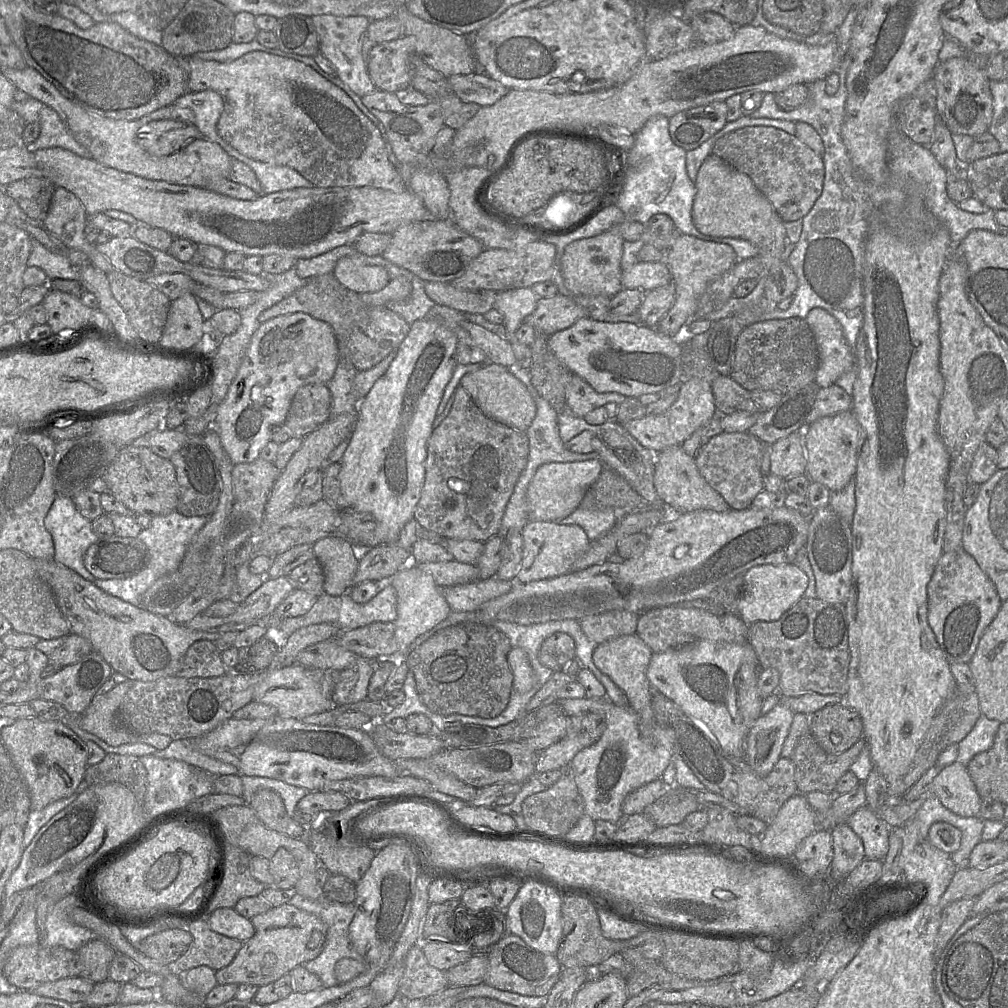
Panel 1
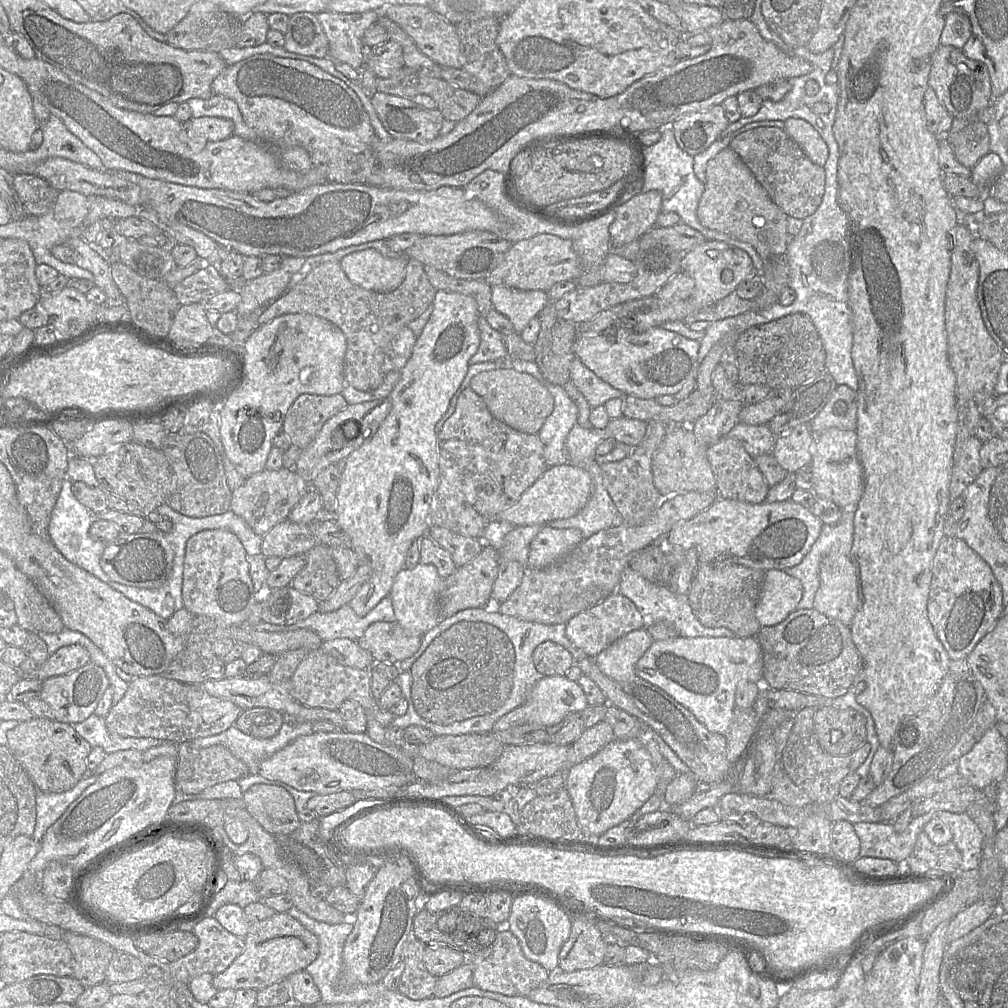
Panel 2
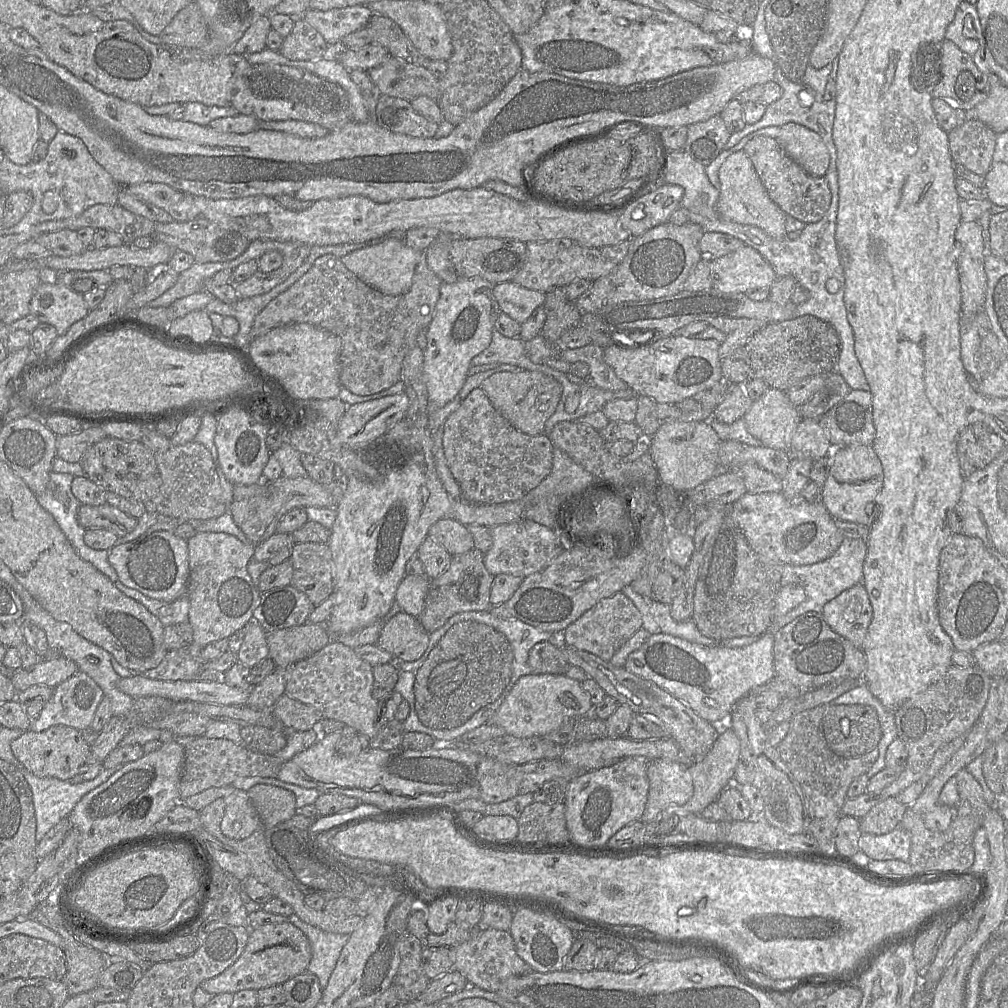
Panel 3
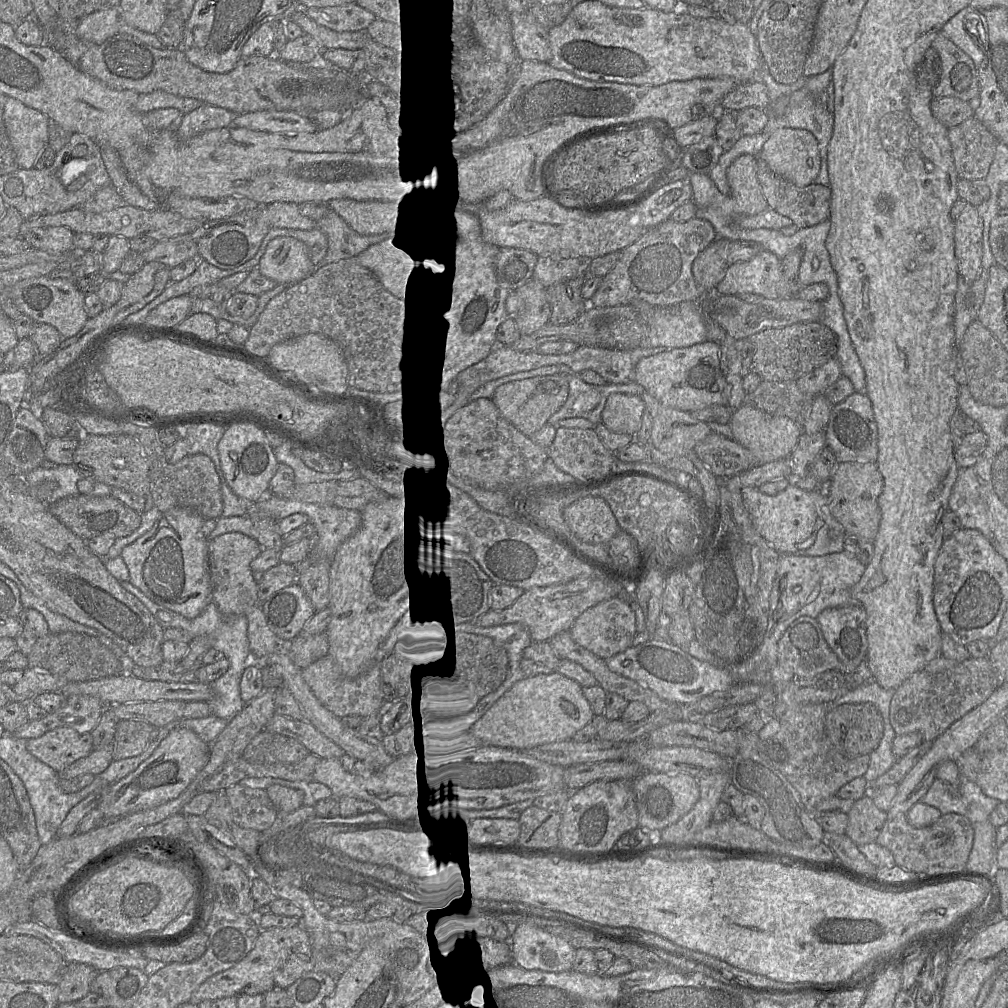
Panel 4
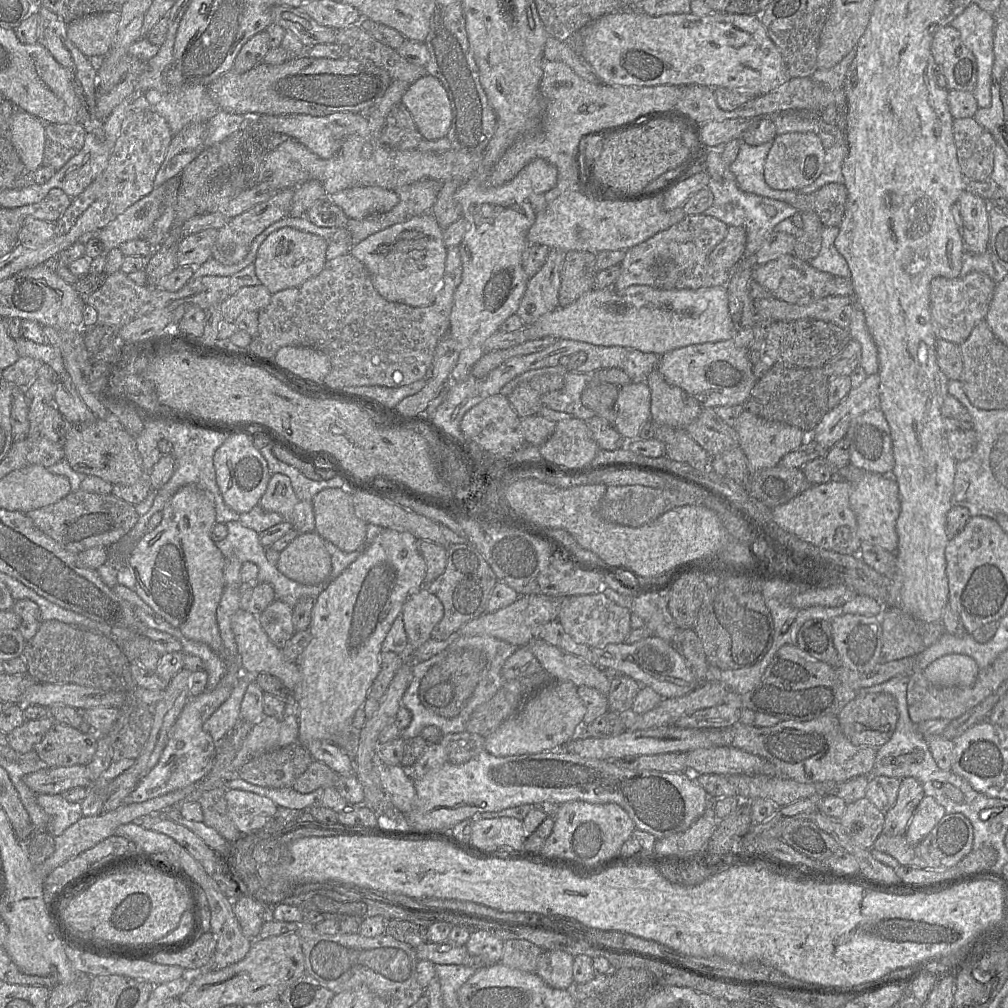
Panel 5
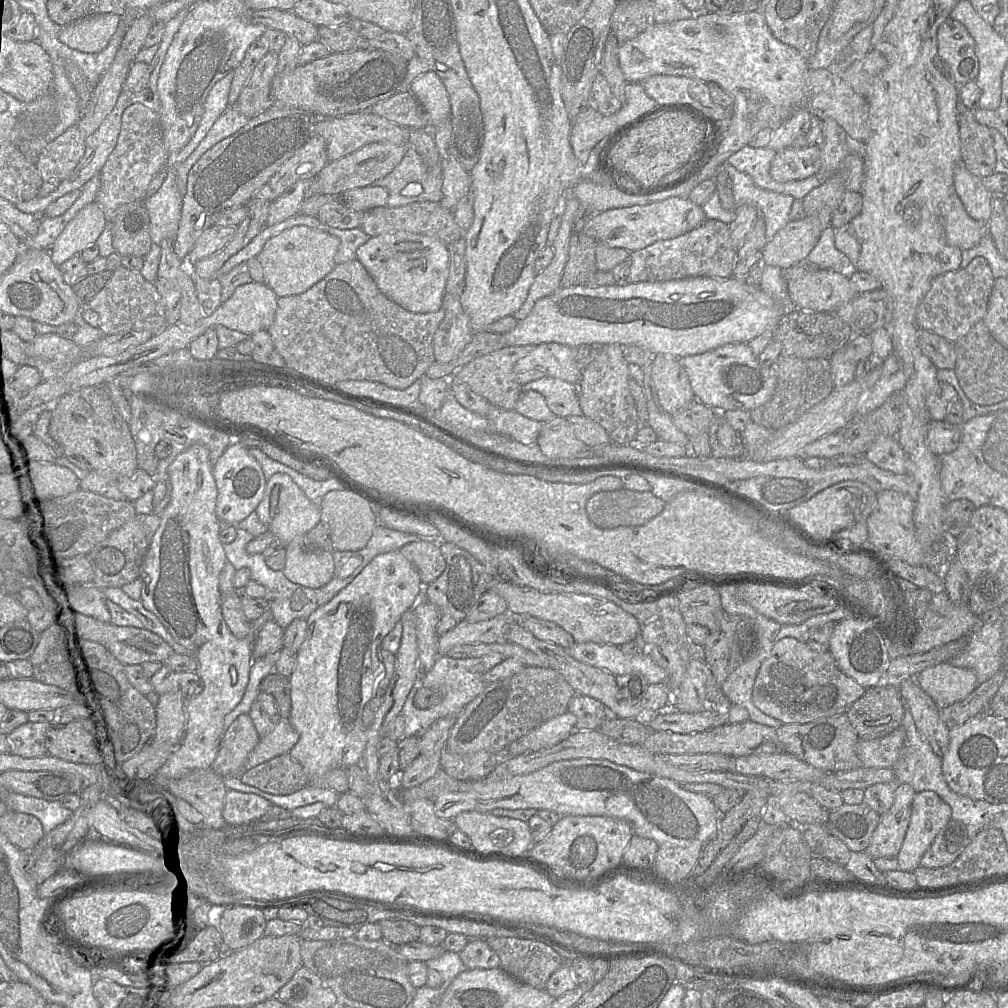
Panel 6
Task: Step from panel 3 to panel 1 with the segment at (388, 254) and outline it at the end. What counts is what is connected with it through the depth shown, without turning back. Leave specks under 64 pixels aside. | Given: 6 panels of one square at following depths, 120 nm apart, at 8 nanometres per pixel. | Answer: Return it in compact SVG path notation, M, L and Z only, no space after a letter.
M350 257L341 258L333 274L343 286L356 293L377 292L389 282L389 274L383 267L355 264Z

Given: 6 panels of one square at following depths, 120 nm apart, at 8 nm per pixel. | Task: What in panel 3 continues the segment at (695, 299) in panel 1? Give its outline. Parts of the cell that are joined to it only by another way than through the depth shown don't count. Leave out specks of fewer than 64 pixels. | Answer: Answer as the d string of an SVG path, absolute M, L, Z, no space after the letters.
M745 245L738 250L711 259L713 287L722 293L745 294L757 289L770 289L776 274L755 249Z

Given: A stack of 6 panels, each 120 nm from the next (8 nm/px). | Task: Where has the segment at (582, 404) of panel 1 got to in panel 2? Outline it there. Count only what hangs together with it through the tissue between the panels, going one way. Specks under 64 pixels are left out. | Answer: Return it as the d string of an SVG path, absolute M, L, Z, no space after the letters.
M578 357L570 365L570 380L582 393L591 408L601 406L615 398L624 398L624 393L600 379Z

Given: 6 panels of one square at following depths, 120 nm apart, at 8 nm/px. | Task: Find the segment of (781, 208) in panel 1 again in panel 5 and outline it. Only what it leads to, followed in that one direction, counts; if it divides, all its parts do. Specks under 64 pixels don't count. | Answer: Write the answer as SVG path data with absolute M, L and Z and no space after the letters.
M830 183L810 194L797 194L792 205L798 212L815 212L824 226L840 226L847 201L843 184Z

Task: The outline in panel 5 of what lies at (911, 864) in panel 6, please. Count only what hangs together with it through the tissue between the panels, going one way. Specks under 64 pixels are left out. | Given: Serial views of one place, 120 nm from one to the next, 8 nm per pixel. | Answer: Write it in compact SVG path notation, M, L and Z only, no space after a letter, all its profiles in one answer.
M925 795L914 811L905 836L911 845L921 842L946 814L933 797Z

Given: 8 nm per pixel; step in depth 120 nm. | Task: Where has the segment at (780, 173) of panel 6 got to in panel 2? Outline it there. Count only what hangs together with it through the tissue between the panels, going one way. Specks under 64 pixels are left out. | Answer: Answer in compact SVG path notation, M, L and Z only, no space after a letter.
M788 118L785 132L803 149L808 158L824 168L829 150L825 141L811 124L800 118Z

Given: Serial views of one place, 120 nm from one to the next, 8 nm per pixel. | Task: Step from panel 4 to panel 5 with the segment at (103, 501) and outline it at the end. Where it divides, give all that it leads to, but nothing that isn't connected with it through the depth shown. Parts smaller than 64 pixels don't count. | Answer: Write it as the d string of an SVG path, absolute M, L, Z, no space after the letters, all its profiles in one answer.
M71 492L54 504L25 513L33 524L69 552L79 554L93 547L108 547L127 534L140 515L135 505L112 494Z

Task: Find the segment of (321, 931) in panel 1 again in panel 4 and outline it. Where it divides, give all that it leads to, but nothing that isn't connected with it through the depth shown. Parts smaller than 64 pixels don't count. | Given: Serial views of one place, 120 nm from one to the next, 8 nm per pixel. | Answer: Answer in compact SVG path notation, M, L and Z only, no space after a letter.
M301 918L299 919L299 924L296 926L290 926L286 928L270 928L267 930L261 930L255 944L252 948L252 950L238 963L236 963L233 967L224 970L222 972L219 972L210 978L208 978L206 981L204 981L191 995L190 998L190 1003L192 1004L199 1004L201 1001L204 1000L217 1000L225 997L230 997L230 996L241 996L241 995L255 995L255 994L264 994L269 990L272 990L274 988L281 988L281 989L286 989L289 987L291 984L293 984L297 979L299 979L304 973L310 972L313 970L313 955L311 952L311 944L310 944L310 937L306 931L306 929L303 927L301 924Z

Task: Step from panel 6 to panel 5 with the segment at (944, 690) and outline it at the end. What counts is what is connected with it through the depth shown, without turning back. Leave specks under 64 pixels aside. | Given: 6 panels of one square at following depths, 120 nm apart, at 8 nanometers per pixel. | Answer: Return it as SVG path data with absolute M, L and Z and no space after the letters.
M964 654L944 655L923 670L929 682L943 687L971 686L976 681L978 673L977 662Z

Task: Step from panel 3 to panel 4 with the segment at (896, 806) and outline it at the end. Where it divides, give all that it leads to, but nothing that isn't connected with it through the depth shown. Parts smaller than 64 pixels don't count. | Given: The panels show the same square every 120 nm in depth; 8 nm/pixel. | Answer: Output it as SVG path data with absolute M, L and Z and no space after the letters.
M866 794L854 802L848 817L846 835L856 845L864 845L876 842L888 819L888 812L879 809Z

